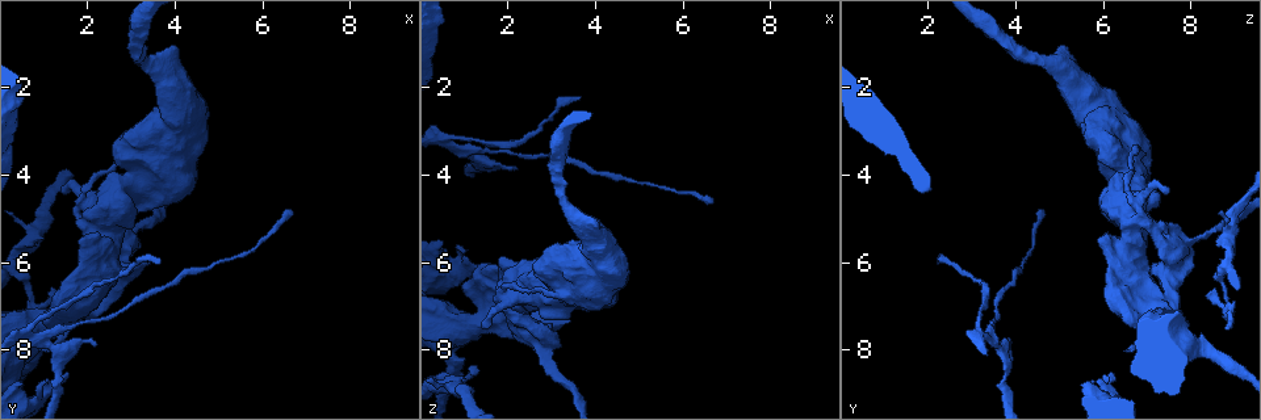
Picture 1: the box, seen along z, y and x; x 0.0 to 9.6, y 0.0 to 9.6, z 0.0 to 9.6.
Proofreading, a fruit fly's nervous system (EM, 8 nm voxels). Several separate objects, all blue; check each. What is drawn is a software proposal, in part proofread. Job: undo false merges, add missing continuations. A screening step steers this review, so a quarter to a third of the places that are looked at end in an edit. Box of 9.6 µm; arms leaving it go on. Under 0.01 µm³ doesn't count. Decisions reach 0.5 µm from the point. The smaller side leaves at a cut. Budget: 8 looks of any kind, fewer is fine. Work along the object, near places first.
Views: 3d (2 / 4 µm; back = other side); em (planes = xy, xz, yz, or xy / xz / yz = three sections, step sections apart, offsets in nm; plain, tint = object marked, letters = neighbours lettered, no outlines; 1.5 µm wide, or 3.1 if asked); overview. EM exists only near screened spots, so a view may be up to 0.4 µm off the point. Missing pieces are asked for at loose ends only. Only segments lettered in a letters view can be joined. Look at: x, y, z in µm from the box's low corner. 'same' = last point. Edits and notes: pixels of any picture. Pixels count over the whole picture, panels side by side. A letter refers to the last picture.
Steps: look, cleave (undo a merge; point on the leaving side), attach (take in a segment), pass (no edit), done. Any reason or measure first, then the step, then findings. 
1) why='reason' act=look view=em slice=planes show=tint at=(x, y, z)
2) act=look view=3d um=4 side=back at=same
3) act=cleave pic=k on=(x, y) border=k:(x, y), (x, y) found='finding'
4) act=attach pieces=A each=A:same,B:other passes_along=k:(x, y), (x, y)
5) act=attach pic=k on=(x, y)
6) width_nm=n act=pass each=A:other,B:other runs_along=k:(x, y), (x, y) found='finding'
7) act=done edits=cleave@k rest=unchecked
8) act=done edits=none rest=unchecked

why='thin neck' act=look view=3d um=4 at=(2.85, 5.40, 8.20)

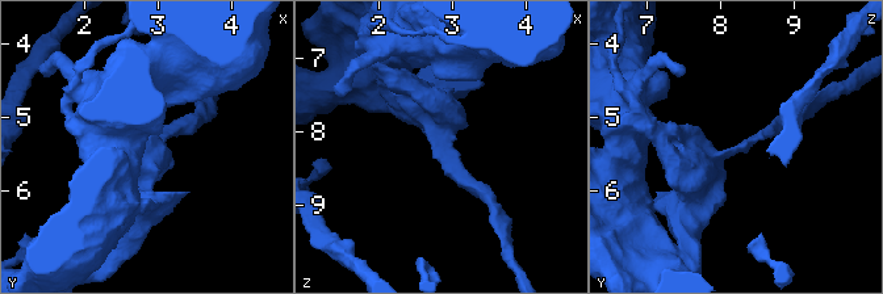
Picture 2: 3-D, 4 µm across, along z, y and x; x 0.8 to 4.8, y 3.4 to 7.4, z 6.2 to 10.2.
arm_widths_nm=200,460 why='need the tissue' act=look view=em slice=yz step=8 show=letters at=(2.85, 5.40, 8.20)

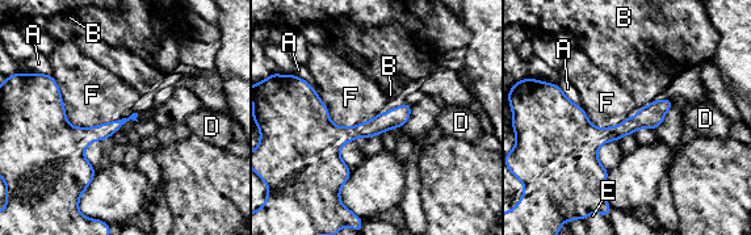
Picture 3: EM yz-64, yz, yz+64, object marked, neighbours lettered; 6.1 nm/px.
act=pass each=A:other,B:other,D:other,E:other,F:other border=3:(558, 85), (571, 101), (582, 108) found='one cell here'

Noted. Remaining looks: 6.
why='sharp bend' act=look view=em slice=planes show=letters at=(0.75, 7.00, 8.80)

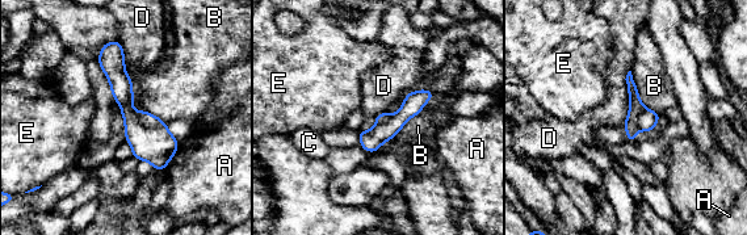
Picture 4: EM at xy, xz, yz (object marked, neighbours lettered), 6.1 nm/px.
width_nm=140 act=cleave pic=4 on=(146, 118) each=A:other,B:other,C:other,D:other,E:other border=4:(135, 113), (146, 126), (164, 124) found='a second cell is stuck on'

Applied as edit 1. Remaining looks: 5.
why='redraw' act=look view=overview

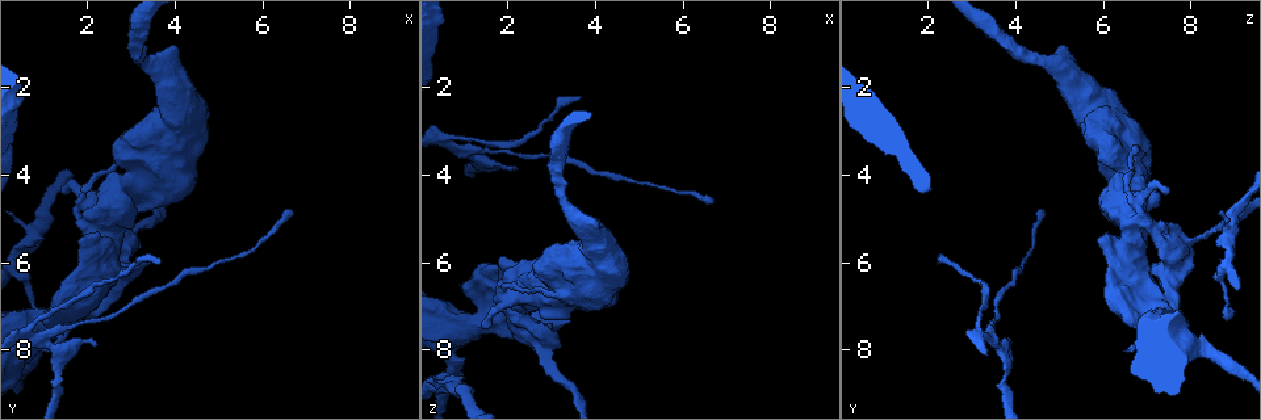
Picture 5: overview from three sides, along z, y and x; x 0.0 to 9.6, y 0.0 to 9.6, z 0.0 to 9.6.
why='calibre changes' act=look view=3d um=2 at=(1.05, 7.85, 3.65)

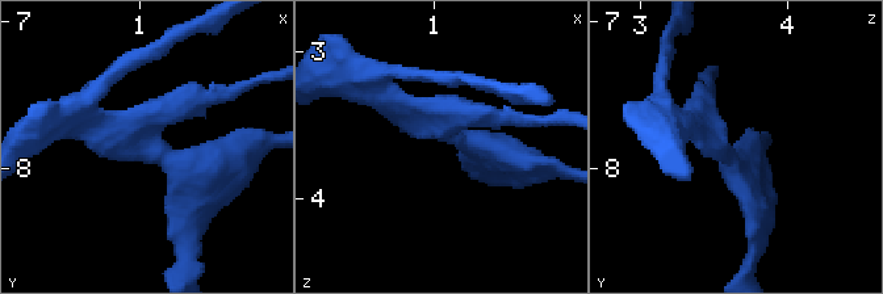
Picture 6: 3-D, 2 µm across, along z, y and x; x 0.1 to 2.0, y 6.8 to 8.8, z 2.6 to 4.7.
act=look view=em slice=xy step=8 show=letters at=(1.14, 7.88, 3.58)

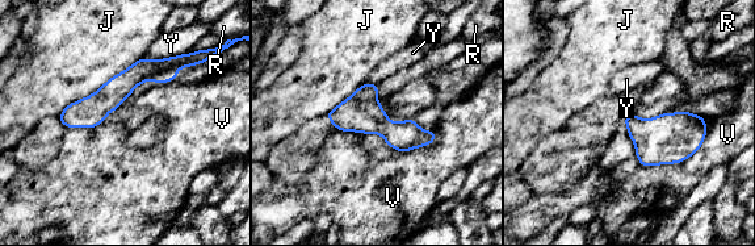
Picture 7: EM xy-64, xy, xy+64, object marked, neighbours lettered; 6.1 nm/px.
width_nm=100 longest_contact=J:650nm act=pass each=J:other,R:other,V:other,Y:other found='all the same cell'

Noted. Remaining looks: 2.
act=done edits=cleave@4 rest=unchecked

